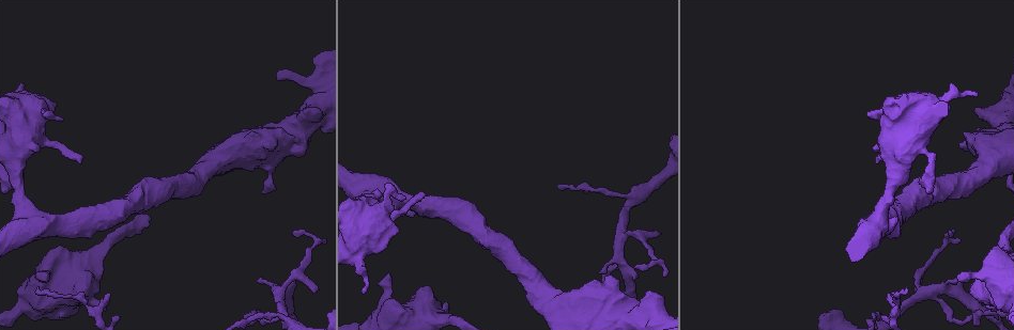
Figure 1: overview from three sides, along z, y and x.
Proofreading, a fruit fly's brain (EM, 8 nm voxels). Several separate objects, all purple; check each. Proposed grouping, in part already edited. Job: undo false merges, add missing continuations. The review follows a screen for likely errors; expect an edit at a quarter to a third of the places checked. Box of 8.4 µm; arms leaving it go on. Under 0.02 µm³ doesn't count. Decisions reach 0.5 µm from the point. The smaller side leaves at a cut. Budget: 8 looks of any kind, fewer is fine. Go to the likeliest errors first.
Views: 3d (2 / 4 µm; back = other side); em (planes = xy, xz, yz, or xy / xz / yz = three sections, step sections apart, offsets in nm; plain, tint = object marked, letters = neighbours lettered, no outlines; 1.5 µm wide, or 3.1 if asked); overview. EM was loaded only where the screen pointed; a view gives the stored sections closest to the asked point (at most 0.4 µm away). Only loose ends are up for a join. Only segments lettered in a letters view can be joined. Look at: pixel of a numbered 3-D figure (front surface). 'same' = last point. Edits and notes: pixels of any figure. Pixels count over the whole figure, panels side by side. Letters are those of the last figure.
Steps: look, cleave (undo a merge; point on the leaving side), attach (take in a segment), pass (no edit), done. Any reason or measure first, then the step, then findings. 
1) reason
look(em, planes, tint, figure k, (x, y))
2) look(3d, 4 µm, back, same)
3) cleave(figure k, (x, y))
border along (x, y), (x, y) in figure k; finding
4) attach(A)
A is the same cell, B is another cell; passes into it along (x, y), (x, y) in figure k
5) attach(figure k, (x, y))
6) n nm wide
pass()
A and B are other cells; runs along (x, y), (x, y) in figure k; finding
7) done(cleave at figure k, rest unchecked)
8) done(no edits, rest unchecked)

an open end
look(em, yz, step 4, letters, figure 1, (364, 294))

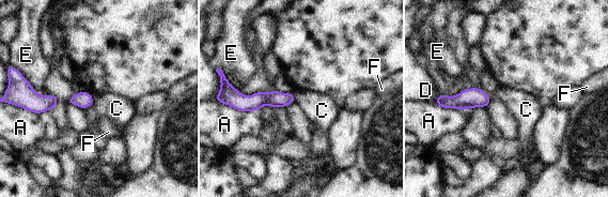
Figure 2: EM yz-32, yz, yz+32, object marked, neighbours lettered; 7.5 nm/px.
E touches over 220 nm
pass()
A, C, D, E and F are other cells; border along (91, 94), (93, 105) in figure 2; no lettered segment goes on from it

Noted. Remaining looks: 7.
an open end
look(3d, 2 µm, figure 1, (957, 279))

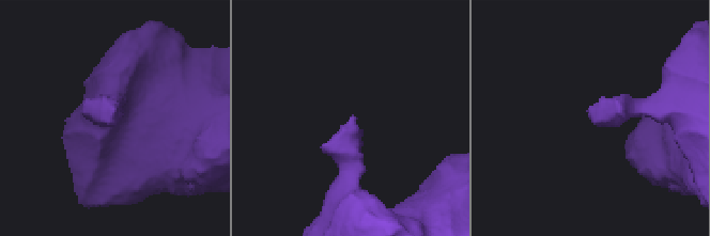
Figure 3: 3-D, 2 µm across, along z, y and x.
need the tissue
look(em, planes, tint, figure 3, (115, 121))

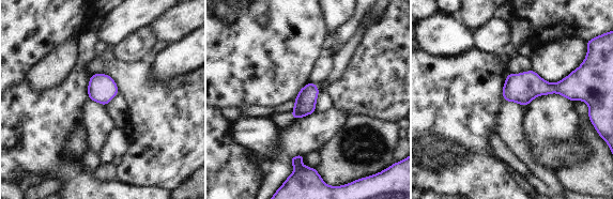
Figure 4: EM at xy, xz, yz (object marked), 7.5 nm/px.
look(em, planes, letters, same)

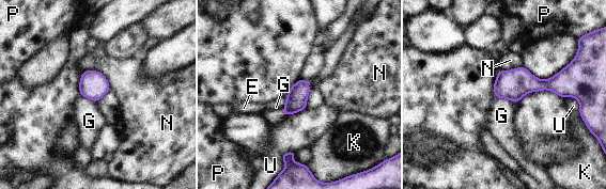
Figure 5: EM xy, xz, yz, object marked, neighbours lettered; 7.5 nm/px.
160 nm wide
pass()
E, G, K, N, P and U are other cells; border along (495, 96), (511, 99), (514, 103) in figure 5; no lettered segment goes on from it

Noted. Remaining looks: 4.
free end
look(3d, 4 µm, figure 1, (877, 161))

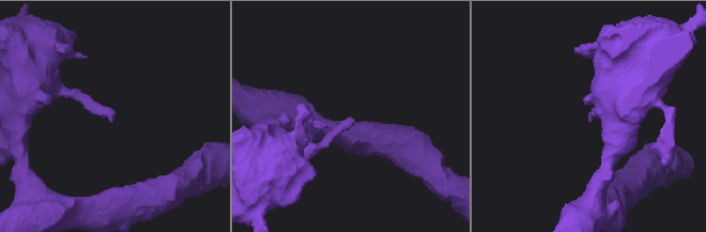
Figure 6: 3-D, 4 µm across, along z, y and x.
now the EM
look(em, planes, letters, figure 6, (109, 120))

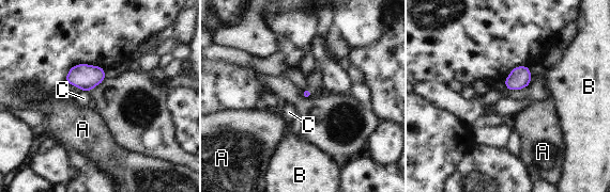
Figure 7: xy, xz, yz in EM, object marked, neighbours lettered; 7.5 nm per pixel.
pass()
A, B and C are other cells; border along (82, 91), (88, 92) in figure 7; no lettered segment goes on from it

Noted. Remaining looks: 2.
done(no edits, rest unchecked)

